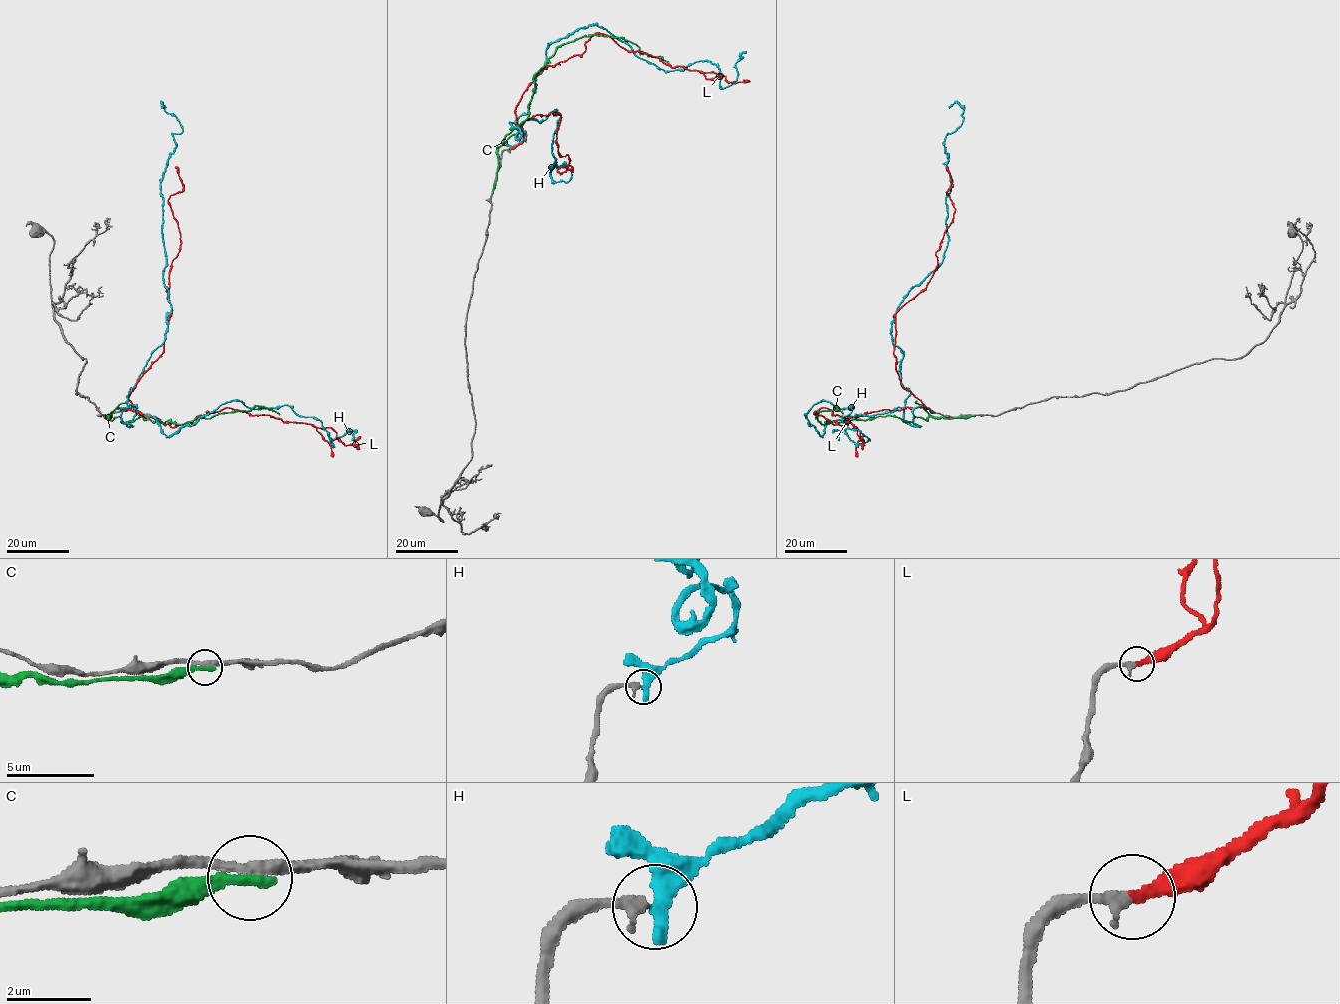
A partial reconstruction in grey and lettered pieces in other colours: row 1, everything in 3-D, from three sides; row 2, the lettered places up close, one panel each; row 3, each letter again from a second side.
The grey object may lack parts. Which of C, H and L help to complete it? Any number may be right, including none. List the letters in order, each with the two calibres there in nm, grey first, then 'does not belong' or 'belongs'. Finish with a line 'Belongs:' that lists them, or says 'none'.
C: 260/320 nm | does not belong
H: 260/400 nm | does not belong
L: 280/240 nm | belongs
Belongs: L

